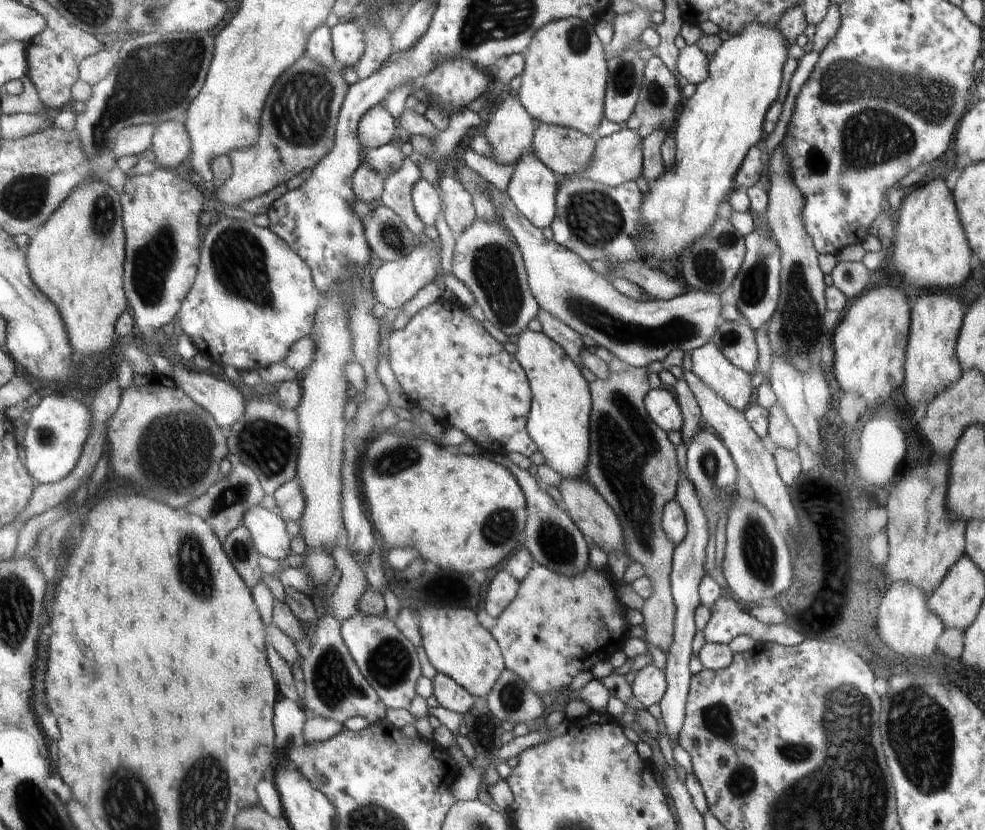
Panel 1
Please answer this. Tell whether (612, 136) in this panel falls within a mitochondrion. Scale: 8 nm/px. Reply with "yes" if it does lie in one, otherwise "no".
no

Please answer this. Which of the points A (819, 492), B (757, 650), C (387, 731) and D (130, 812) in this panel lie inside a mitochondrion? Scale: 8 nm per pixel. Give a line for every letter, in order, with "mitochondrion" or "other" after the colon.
A: other
B: other
C: other
D: mitochondrion

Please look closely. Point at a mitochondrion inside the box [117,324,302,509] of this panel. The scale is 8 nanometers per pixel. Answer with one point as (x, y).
(175, 452)

